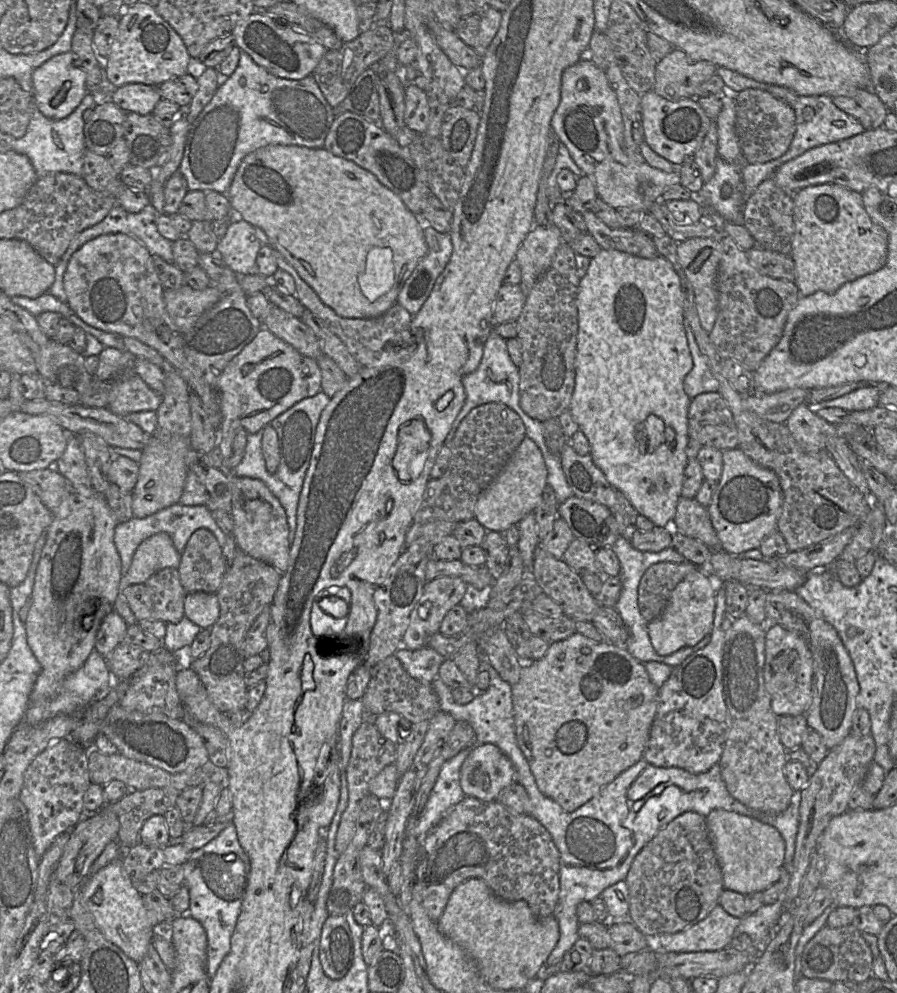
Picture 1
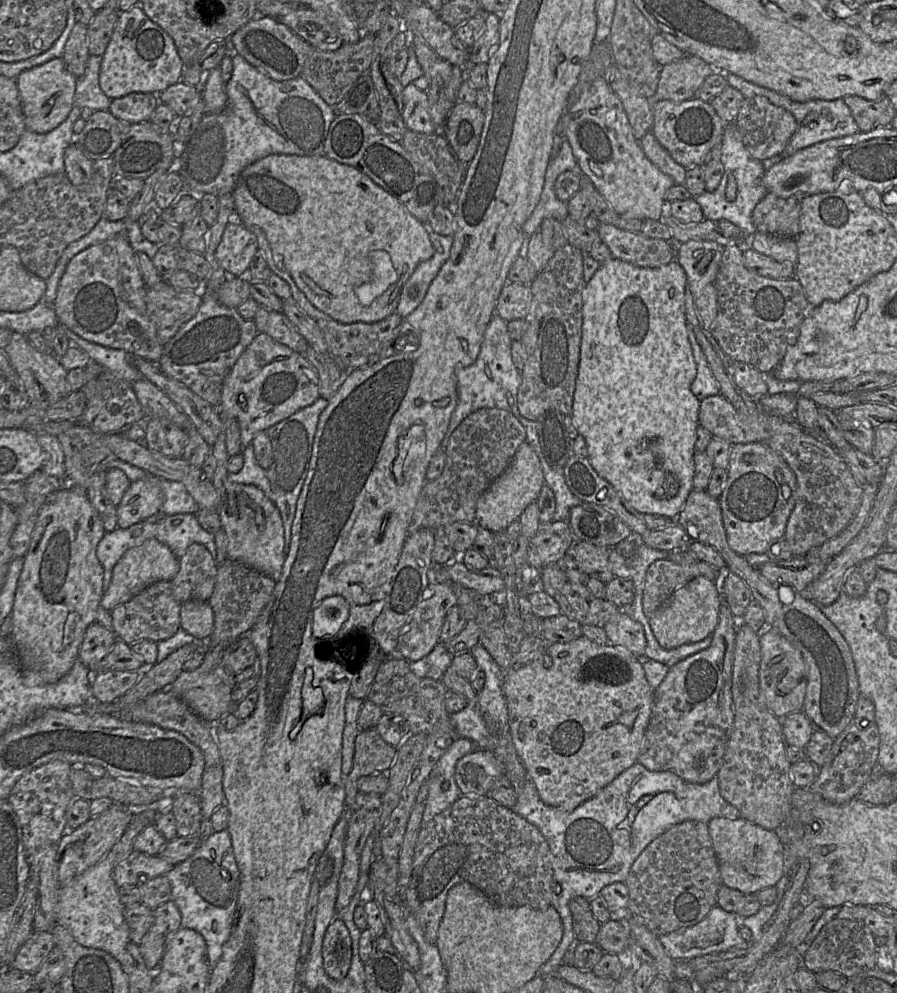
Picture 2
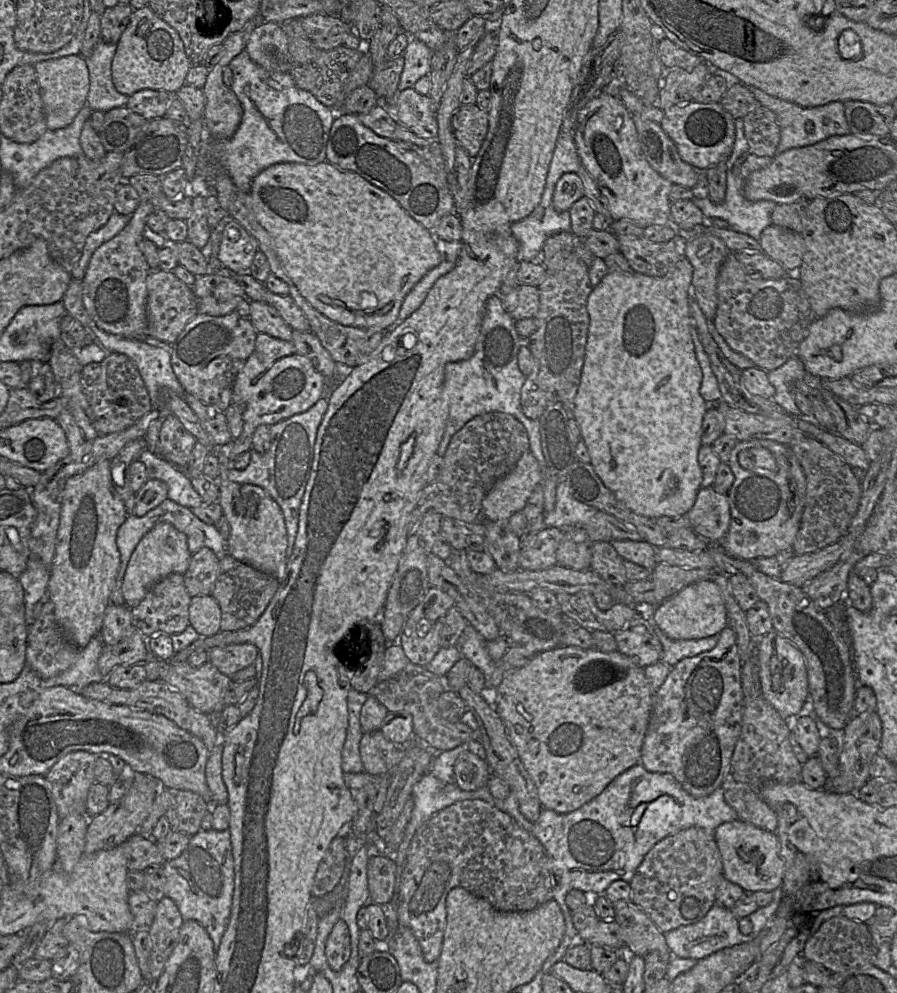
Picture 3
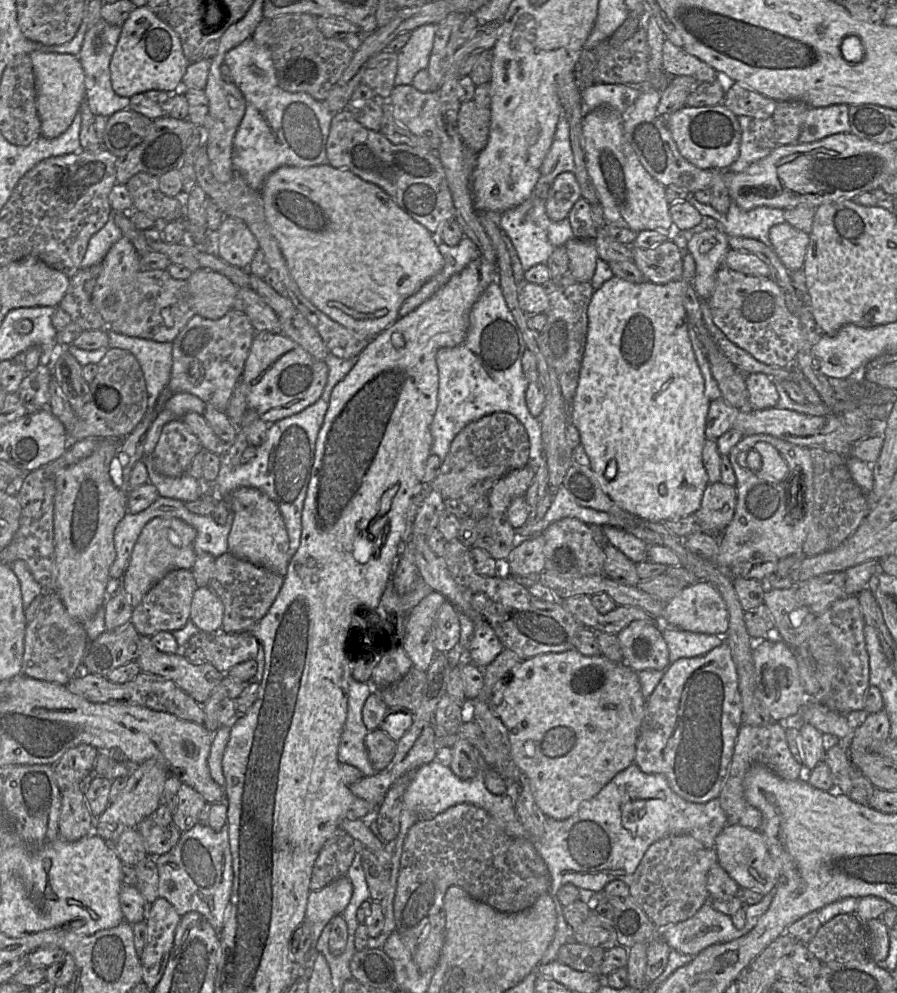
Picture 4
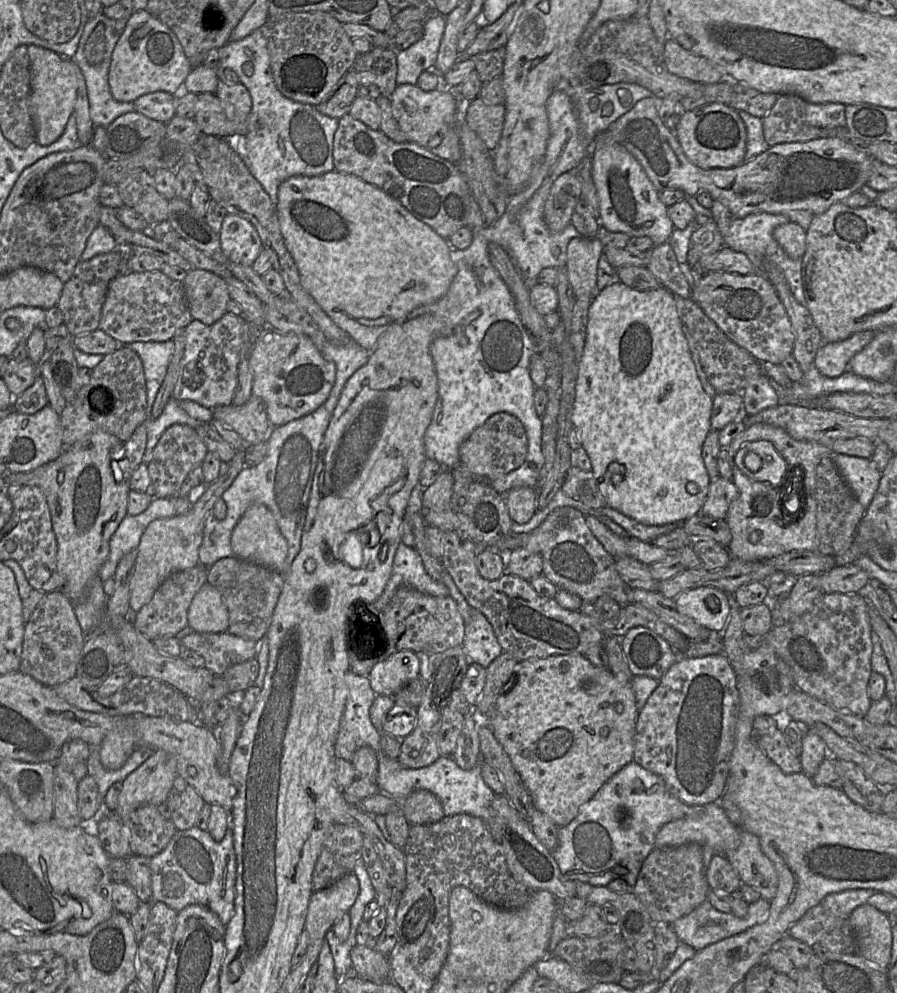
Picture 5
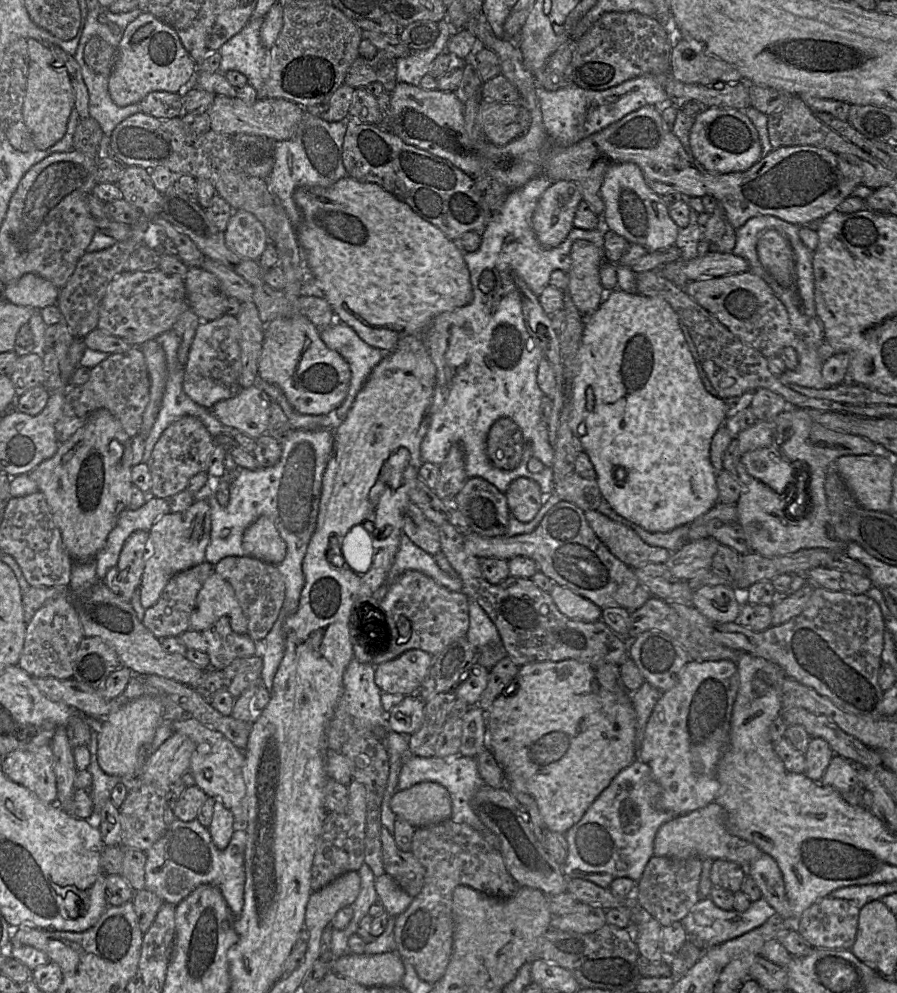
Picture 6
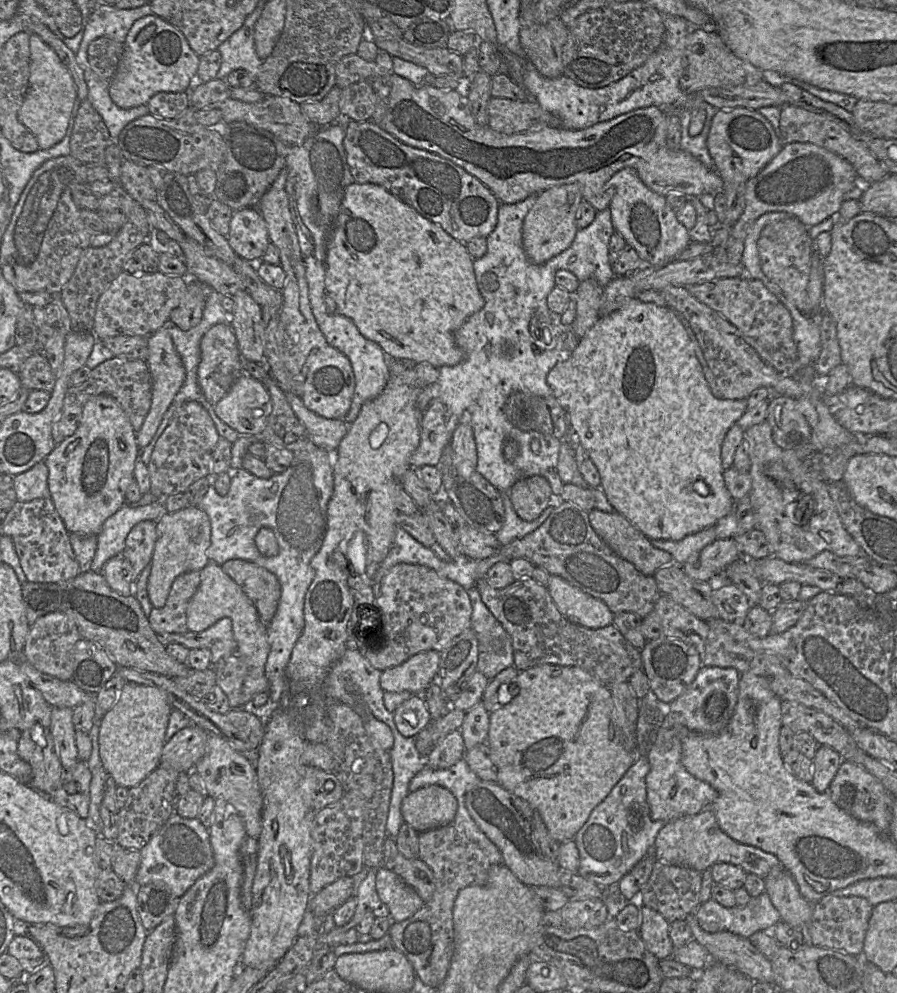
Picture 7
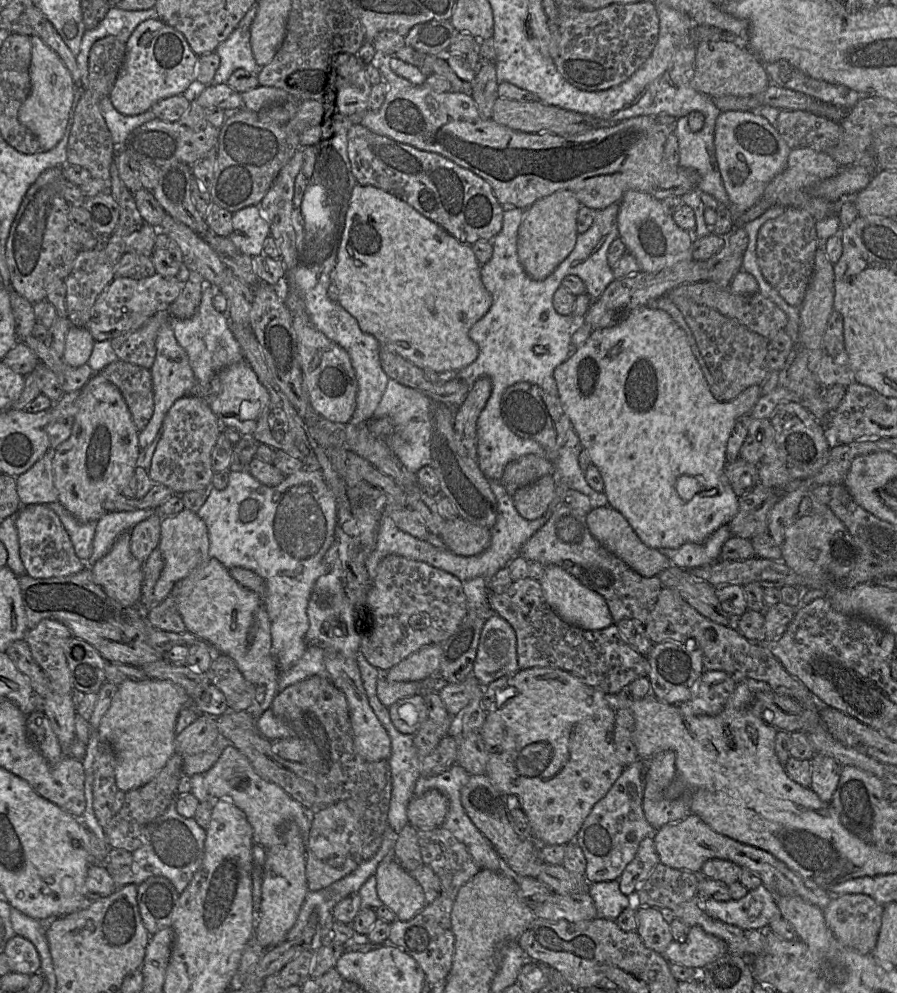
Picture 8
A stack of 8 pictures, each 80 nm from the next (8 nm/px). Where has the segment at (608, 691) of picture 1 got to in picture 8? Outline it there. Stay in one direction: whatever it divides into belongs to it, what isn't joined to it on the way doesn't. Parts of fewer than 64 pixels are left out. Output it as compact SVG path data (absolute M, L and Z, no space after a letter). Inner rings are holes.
M557 668L520 669L509 677L508 684L515 688L514 695L509 699L504 692L498 694L496 709L487 713L481 729L488 752L486 776L498 791L518 798L536 843L566 845L574 842L594 805L608 793L626 767L616 756L612 701L601 690Z

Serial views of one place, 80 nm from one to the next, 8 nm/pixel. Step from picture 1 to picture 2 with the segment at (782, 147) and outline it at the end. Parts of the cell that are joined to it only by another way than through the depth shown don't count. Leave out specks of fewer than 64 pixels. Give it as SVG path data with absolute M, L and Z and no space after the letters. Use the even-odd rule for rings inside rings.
M761 96L744 98L734 124L749 155L759 161L780 154L797 128L796 121L791 113L773 105Z

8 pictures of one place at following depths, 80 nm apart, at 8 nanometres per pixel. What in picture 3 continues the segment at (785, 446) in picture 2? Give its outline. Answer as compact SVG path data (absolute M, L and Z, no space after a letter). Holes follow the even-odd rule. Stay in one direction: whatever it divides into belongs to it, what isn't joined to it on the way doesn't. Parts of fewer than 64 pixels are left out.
M805 438L788 445L806 478L806 495L792 551L795 555L813 553L834 544L847 535L858 511L864 472L856 471L839 455L815 438Z

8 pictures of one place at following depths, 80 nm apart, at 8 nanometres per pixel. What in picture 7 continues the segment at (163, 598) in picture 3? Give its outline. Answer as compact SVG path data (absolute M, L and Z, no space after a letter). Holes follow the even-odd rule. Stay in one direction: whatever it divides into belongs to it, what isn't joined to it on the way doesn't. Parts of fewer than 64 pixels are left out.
M200 571L183 573L174 580L165 605L161 608L154 607L147 616L157 635L188 631L186 612L200 581Z

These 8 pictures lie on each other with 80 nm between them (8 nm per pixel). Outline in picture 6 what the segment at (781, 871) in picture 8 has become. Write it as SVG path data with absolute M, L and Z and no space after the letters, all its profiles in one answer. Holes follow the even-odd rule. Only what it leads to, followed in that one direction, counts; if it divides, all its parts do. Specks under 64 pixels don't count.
M713 802L706 807L680 815L664 823L654 840L654 856L685 860L692 857L712 860L728 860L739 864L745 870L763 852L753 843L731 835L725 826L725 811Z

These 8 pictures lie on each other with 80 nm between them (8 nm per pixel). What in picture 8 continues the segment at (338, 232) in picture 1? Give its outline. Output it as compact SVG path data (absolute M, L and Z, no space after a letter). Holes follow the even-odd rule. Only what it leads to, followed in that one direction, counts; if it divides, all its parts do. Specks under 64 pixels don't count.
M357 183L353 188L338 247L337 262L331 272L331 284L338 289L338 304L357 320L364 333L374 336L381 347L398 354L424 371L433 371L437 374L454 374L473 363L479 355L479 348L469 337L469 330L492 305L492 296L481 281L480 268L481 264L477 261L471 245L460 242L405 201L374 186L362 186Z

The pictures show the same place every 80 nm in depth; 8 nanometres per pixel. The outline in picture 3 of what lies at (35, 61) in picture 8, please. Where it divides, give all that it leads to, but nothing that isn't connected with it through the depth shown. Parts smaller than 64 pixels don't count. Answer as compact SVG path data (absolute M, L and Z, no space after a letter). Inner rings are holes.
M70 55L44 60L36 63L34 69L40 86L47 129L58 130L68 127L87 102L90 80L85 58L81 55Z

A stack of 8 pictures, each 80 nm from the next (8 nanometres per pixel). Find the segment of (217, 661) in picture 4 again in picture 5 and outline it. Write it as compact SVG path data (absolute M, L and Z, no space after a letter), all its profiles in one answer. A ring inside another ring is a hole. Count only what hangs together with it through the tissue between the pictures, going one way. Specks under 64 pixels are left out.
M192 632L180 640L183 648L192 649L204 658L204 666L214 675L222 675L232 665L242 663L257 655L257 641L226 632Z

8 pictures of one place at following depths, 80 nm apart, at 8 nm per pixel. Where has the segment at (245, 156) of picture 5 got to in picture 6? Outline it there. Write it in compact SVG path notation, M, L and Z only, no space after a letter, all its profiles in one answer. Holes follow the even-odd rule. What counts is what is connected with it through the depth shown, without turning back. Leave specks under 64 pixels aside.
M252 18L245 26L226 41L218 50L221 61L218 72L229 70L241 72L247 77L257 93L257 98L265 97L265 82L269 75L269 51L260 40L260 29L264 18ZM304 110L292 137L277 141L275 163L265 179L273 198L278 198L285 208L291 223L296 228L301 213L293 198L294 191L303 186L330 187L338 180L349 176L343 165L341 152L346 133L344 121L328 122Z

